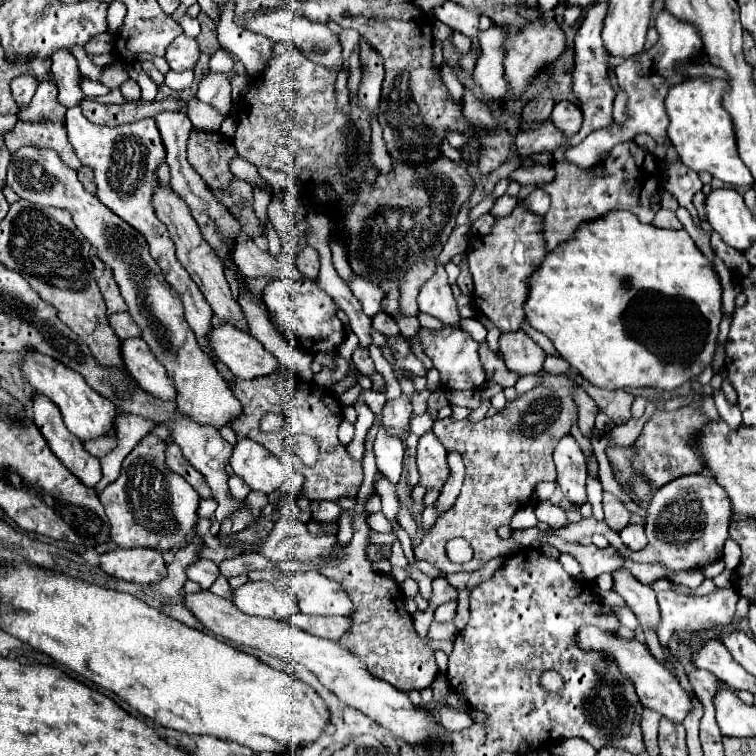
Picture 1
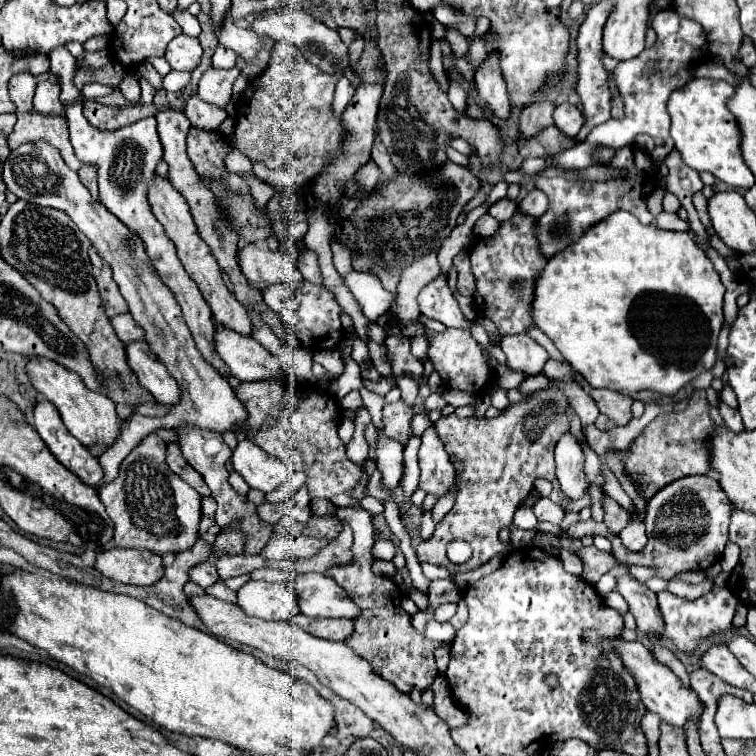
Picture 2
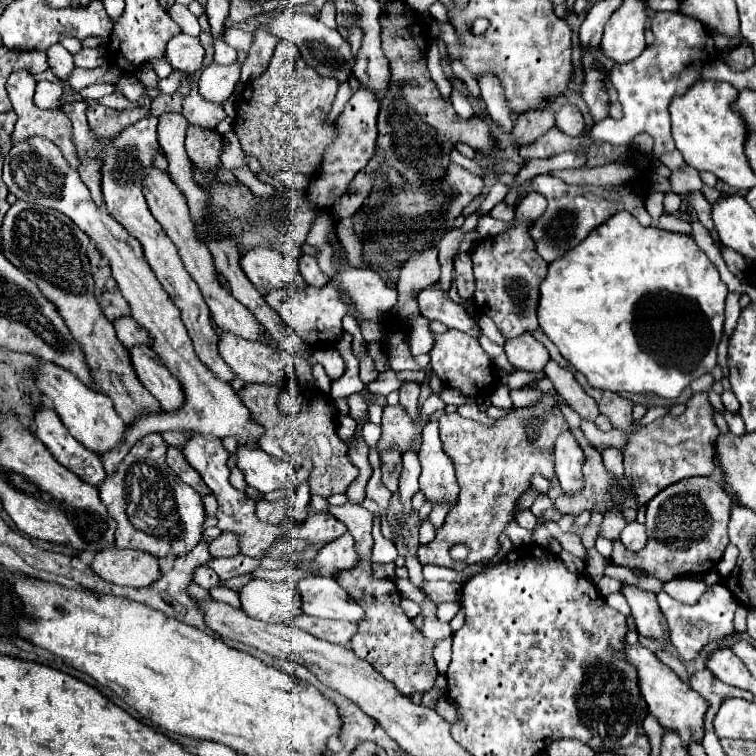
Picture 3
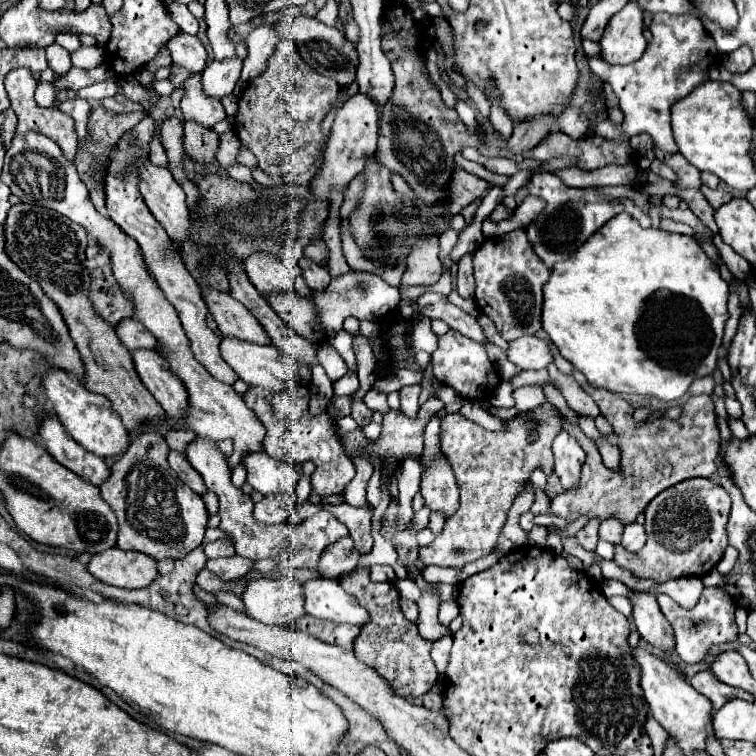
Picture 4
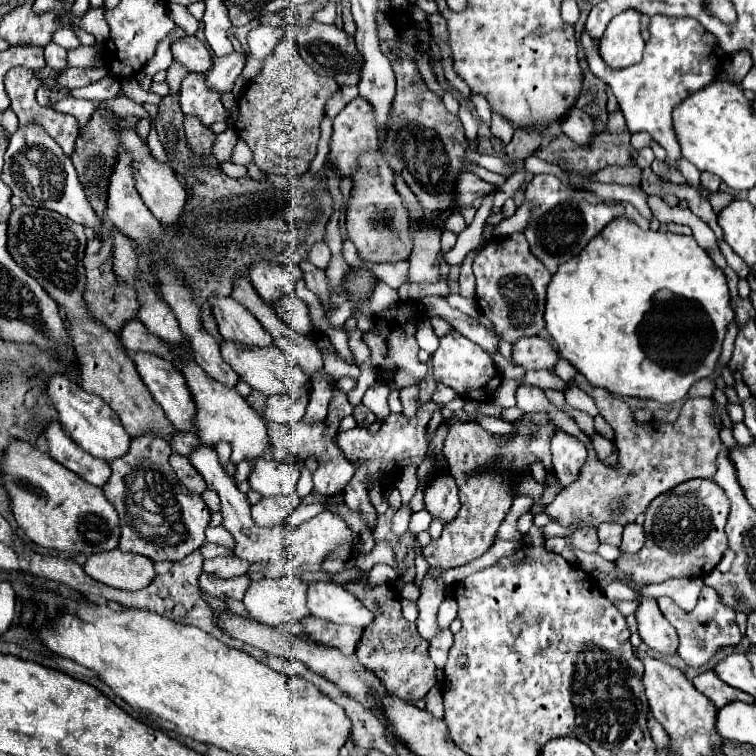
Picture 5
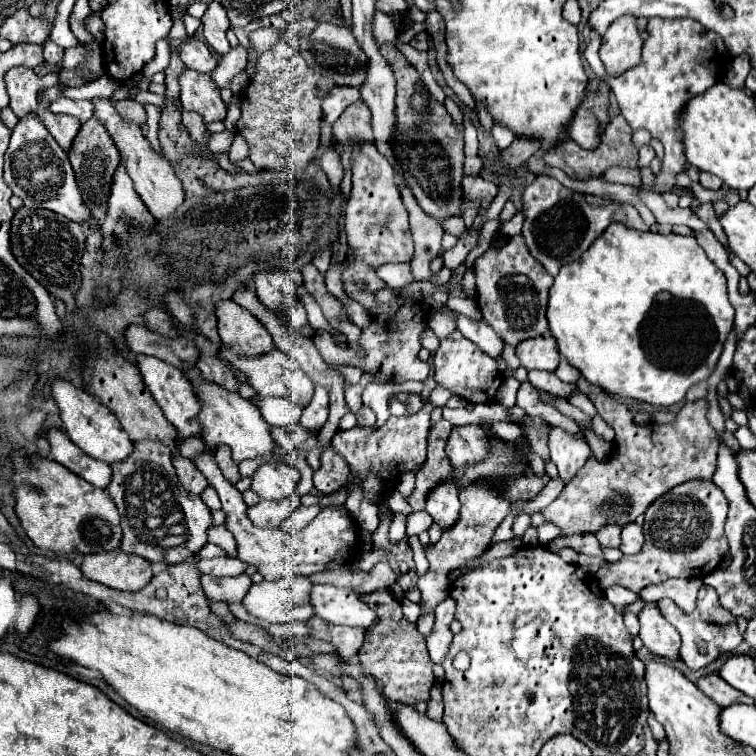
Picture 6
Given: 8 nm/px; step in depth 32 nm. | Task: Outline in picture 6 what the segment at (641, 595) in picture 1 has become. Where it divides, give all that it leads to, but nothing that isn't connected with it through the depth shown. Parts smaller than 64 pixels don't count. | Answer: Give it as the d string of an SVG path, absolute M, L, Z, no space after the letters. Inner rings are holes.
M644 602L644 608L638 614L640 620L640 638L644 646L658 656L676 658L680 650L680 636L676 628L660 614L658 606Z

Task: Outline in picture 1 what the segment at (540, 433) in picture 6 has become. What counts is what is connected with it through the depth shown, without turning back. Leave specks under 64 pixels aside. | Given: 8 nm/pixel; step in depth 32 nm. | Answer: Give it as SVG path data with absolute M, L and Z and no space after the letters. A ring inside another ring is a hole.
M542 370L538 376L542 382L536 388L506 402L506 406L490 418L480 422L452 418L434 422L432 432L444 448L462 454L466 478L454 506L438 516L436 524L414 548L416 560L426 560L442 572L476 572L492 558L508 557L516 549L514 540L502 540L496 534L496 528L510 524L510 518L526 506L540 482L556 478L552 450L560 438L570 434L570 428L578 418L572 396L578 388L574 374L550 374ZM456 536L466 538L474 548L474 558L468 564L454 564L446 556L446 542Z

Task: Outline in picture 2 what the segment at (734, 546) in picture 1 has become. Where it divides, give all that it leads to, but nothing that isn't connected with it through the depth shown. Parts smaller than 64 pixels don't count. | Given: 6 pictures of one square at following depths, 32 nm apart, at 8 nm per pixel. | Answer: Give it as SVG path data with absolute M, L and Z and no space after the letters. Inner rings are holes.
M728 542L724 549L724 556L722 556L722 570L724 572L732 572L732 568L738 564L740 558L739 547L732 542Z

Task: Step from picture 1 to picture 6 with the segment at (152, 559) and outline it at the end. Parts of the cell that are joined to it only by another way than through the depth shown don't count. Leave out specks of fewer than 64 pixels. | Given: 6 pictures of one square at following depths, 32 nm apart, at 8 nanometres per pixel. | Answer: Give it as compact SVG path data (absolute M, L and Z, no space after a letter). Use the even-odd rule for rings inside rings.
M120 550L90 554L84 558L80 570L94 582L128 592L142 590L154 576L148 560L142 560L142 556L128 556Z

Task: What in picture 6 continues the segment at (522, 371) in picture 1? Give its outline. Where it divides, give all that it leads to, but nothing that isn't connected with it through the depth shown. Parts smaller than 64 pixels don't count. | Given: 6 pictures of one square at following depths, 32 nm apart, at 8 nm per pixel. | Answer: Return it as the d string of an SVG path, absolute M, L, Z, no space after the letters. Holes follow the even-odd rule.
M538 336L530 340L522 340L516 346L516 356L526 370L548 370L554 372L560 362L560 352L556 348L556 340L552 336Z

